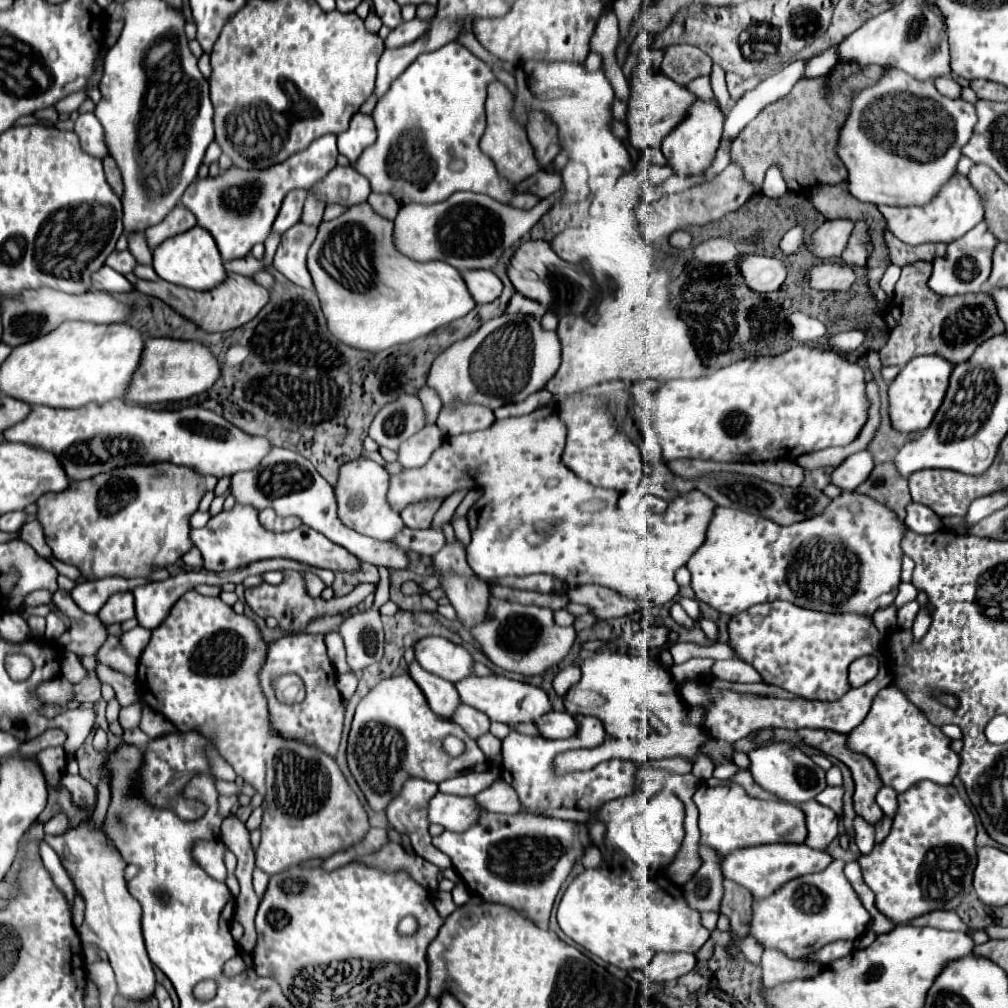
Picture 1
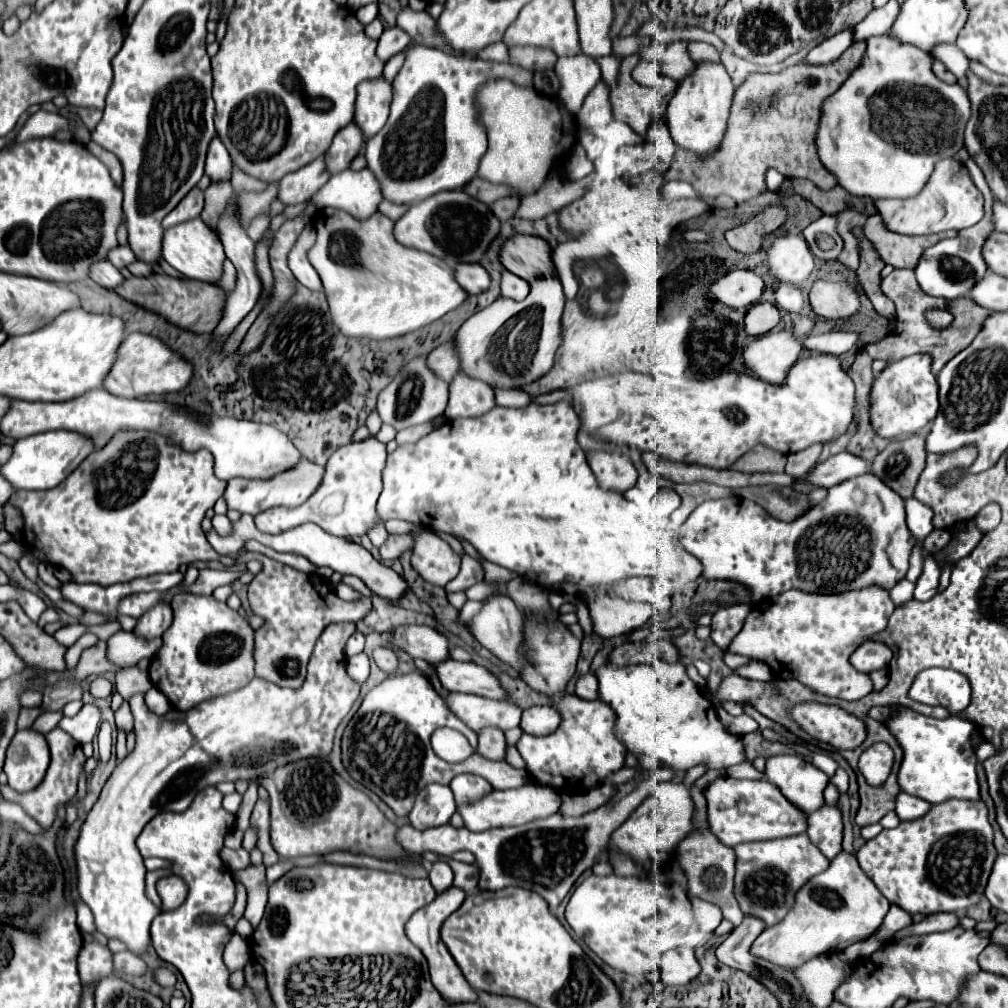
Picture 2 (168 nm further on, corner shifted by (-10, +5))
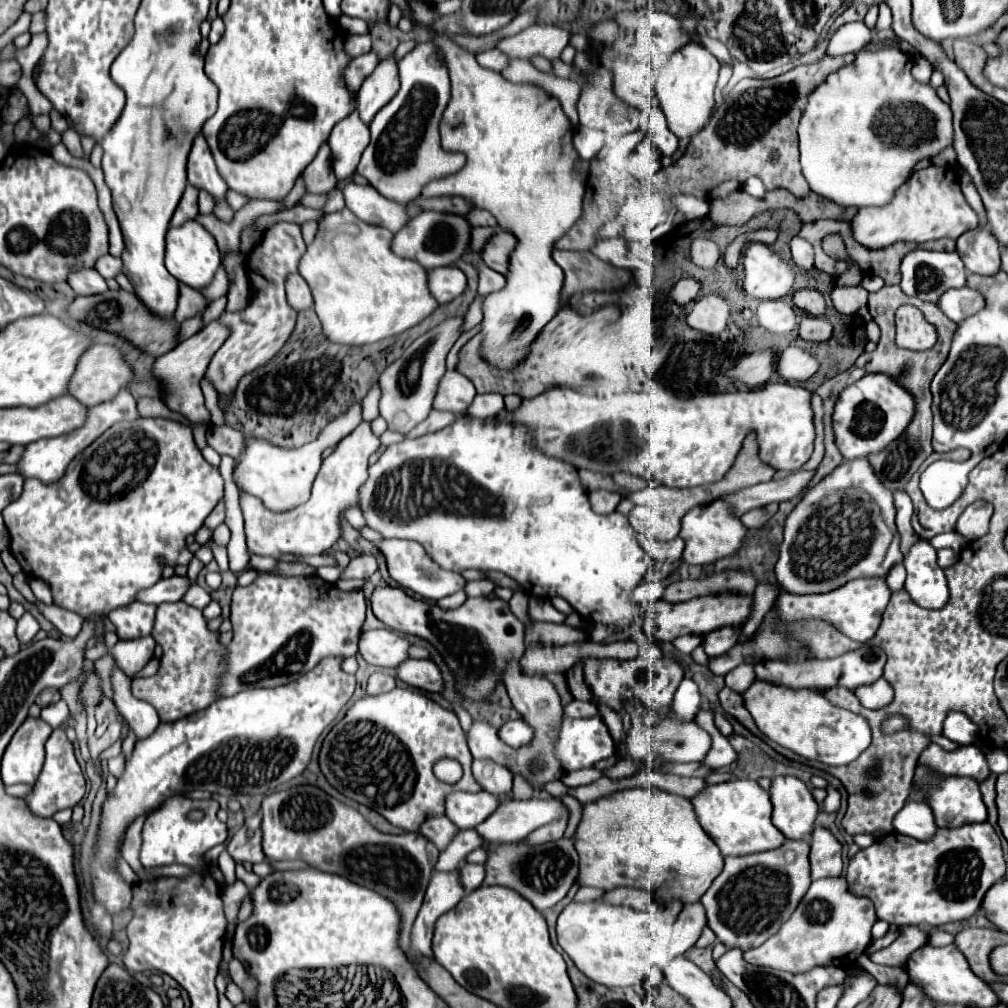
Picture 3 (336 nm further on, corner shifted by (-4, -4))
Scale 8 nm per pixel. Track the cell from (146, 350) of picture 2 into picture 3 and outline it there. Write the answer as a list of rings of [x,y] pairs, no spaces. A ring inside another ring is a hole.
[[[94,345],[82,359],[78,361],[78,371],[74,373],[74,379],[70,381],[70,395],[78,397],[88,407],[112,401],[124,387],[130,387],[134,383],[134,371],[130,371],[130,363],[124,359],[118,347],[114,345]]]

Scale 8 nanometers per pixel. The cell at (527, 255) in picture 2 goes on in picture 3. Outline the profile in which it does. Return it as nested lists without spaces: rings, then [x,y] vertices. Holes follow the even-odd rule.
[[[500,231],[498,235],[494,235],[494,239],[490,239],[490,243],[486,243],[482,251],[482,259],[490,269],[502,275],[508,275],[510,255],[516,249],[516,245],[518,245],[518,239],[514,235],[510,235],[508,231]]]

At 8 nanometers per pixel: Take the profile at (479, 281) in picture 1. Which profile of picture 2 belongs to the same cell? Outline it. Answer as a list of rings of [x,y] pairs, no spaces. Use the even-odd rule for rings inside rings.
[[[456,264],[454,278],[468,294],[480,294],[490,286],[488,272],[480,264]]]

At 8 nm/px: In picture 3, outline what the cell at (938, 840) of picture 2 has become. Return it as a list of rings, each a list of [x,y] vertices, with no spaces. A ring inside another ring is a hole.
[[[966,823],[960,827],[938,827],[932,839],[920,841],[902,833],[888,833],[882,839],[874,841],[868,849],[858,851],[846,873],[846,881],[850,887],[850,893],[868,897],[874,907],[876,915],[882,921],[888,921],[890,925],[928,925],[928,927],[940,927],[950,921],[962,921],[972,917],[980,903],[984,893],[1004,877],[1006,863],[1002,859],[1002,847],[1000,839],[994,831],[994,827],[984,823]]]

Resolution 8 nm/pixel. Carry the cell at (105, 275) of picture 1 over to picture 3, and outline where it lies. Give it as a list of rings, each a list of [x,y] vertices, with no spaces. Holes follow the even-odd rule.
[[[96,269],[72,271],[68,283],[78,295],[98,295],[98,293],[106,293],[108,291],[108,285],[106,285],[104,277],[98,275]]]

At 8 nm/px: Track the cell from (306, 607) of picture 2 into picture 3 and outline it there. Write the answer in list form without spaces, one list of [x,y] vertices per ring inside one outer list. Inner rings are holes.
[[[260,573],[254,583],[250,583],[248,587],[236,587],[234,595],[232,595],[232,631],[234,631],[234,639],[228,645],[228,671],[226,671],[226,679],[222,681],[222,695],[236,695],[240,691],[252,689],[252,687],[278,687],[278,685],[288,685],[294,683],[300,675],[304,675],[306,671],[314,669],[320,659],[324,659],[326,655],[340,655],[340,657],[352,657],[358,651],[358,637],[362,633],[362,623],[364,623],[364,613],[366,613],[366,601],[362,591],[340,591],[336,585],[320,579],[318,575],[310,575],[310,577],[280,577],[280,575],[272,575],[272,573]]]

